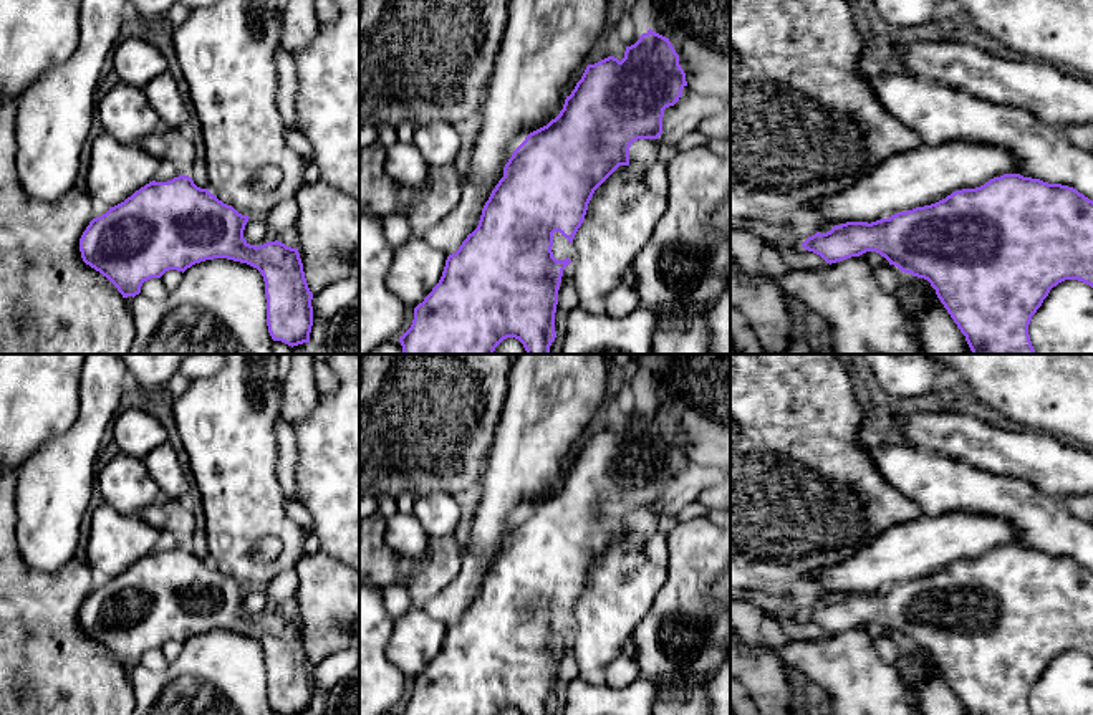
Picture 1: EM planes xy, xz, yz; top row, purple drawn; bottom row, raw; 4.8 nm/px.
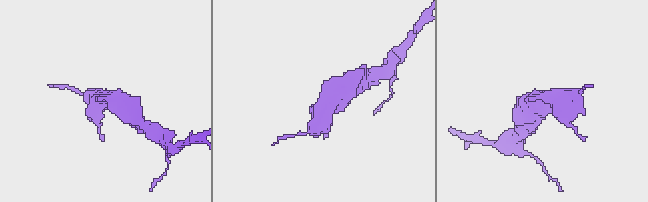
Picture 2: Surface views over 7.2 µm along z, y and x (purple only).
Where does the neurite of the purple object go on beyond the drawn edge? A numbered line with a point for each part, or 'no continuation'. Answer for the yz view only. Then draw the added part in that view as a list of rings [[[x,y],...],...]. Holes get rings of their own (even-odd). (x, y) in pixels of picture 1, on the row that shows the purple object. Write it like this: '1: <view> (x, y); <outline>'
no continuation

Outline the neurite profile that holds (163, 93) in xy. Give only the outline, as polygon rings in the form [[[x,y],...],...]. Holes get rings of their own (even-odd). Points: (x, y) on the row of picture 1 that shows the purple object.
[[[169,71],[156,76],[142,88],[149,104],[166,129],[182,129],[189,121],[189,111],[179,94],[179,88]]]

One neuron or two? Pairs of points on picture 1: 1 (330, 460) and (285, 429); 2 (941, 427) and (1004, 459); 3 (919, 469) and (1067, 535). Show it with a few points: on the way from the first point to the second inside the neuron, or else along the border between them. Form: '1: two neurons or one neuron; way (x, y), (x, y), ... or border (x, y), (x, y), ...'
1: two neurons; border (292, 426), (297, 451), (295, 475)
2: one neuron; way (956, 436), (989, 447)
3: one neuron; way (956, 485), (1009, 497), (1022, 502), (1030, 510)

